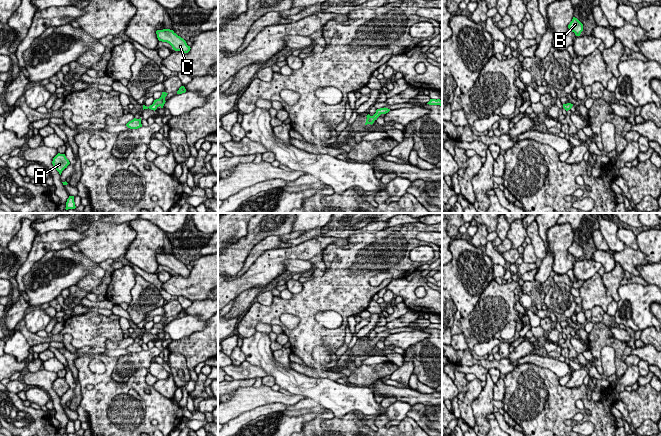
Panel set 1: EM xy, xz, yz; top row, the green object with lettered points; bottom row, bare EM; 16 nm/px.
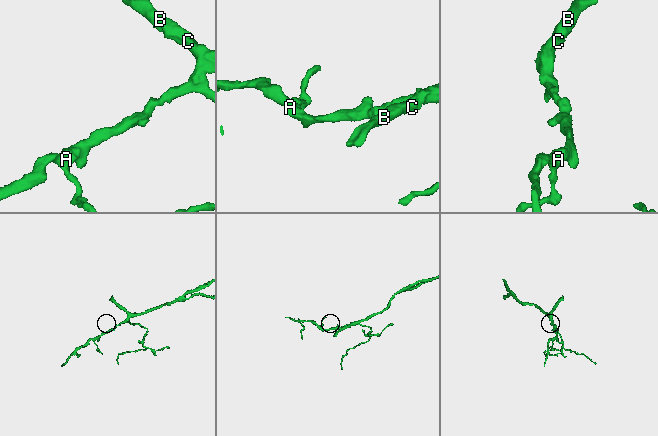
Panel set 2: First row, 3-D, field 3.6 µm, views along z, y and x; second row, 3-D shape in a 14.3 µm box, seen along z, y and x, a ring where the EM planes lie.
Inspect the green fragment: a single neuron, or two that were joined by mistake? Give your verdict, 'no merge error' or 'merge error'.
merge error

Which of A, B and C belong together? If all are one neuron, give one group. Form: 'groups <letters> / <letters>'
groups A / B C

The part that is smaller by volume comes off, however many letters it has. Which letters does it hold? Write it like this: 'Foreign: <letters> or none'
Foreign: A

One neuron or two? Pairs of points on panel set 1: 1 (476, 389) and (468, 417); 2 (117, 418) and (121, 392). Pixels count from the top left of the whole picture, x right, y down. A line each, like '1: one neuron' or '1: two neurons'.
1: one neuron
2: one neuron

